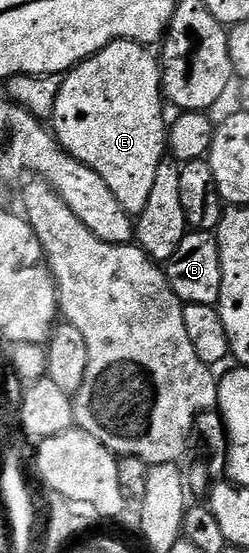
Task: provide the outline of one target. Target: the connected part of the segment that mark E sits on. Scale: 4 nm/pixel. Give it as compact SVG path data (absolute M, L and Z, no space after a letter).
M112 39L106 46L98 48L93 55L88 55L85 59L75 63L69 71L61 76L52 116L52 130L58 144L69 152L74 159L87 163L96 173L100 173L100 177L104 177L104 185L108 185L108 189L112 189L112 193L116 193L116 199L120 201L120 205L126 210L126 214L131 217L137 217L144 209L144 205L148 203L148 193L152 191L152 184L156 181L156 169L160 166L168 151L168 123L167 120L162 120L162 103L164 104L162 72L159 60L155 56L153 59L146 51L149 50L143 44L136 43L132 39Z

